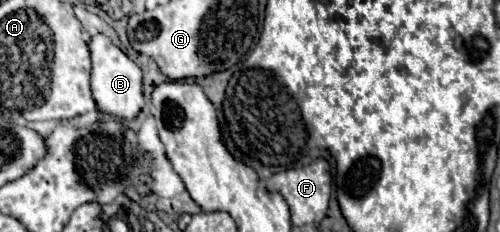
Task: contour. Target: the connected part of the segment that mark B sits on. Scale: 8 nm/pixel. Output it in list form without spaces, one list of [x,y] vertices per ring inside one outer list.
[[[98,34],[90,40],[90,58],[92,58],[92,72],[90,72],[90,88],[92,98],[100,112],[110,114],[120,120],[134,120],[138,112],[144,106],[144,94],[142,94],[142,70],[118,48],[110,42],[108,36]]]

